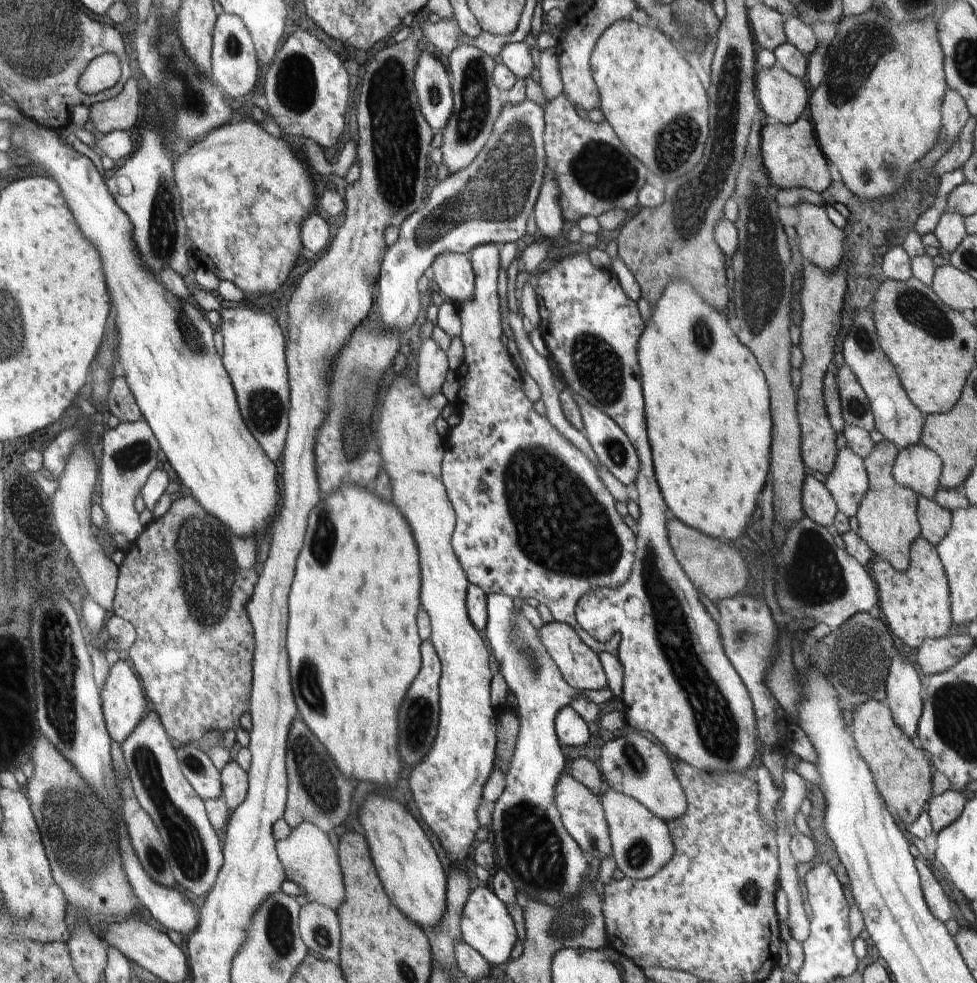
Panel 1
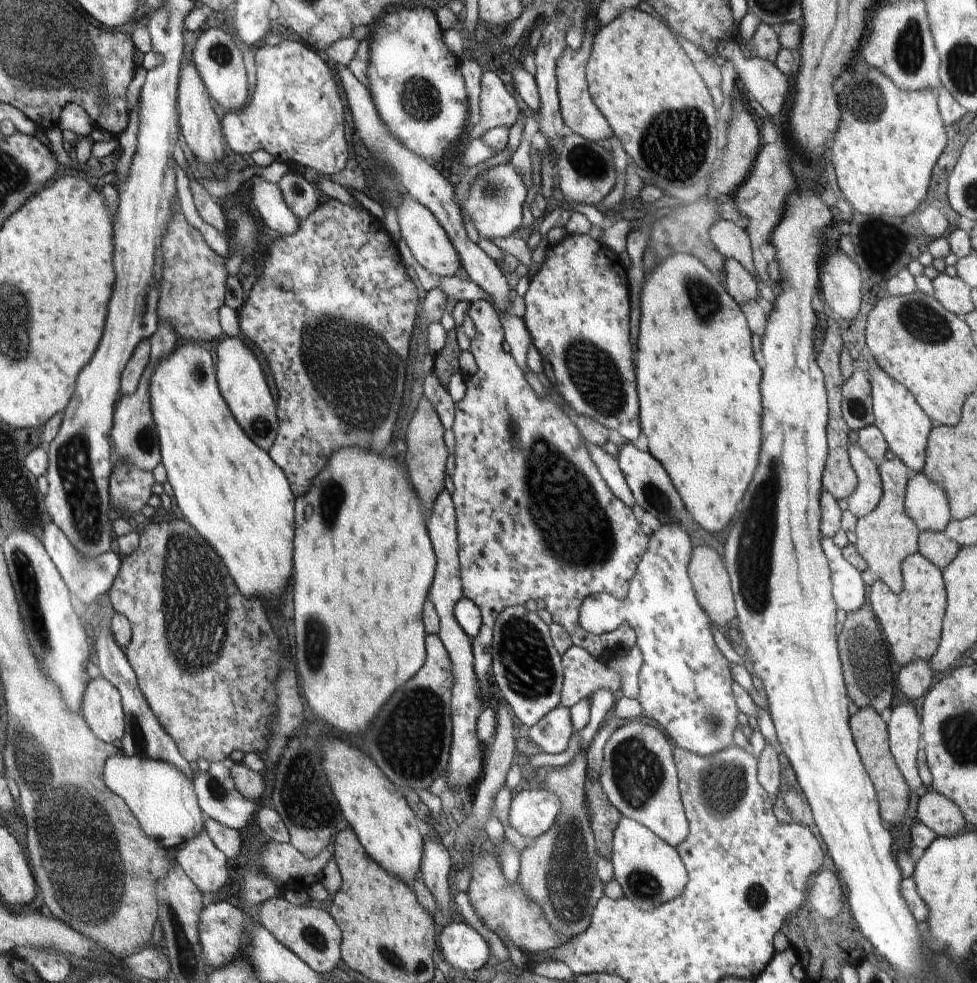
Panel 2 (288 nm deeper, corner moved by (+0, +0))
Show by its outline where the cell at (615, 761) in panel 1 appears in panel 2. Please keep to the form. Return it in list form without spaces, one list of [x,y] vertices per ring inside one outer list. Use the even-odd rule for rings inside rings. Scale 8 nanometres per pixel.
[[[639,722],[617,728],[603,748],[599,784],[621,816],[643,824],[665,844],[677,848],[687,838],[689,822],[681,804],[673,750],[661,730]]]

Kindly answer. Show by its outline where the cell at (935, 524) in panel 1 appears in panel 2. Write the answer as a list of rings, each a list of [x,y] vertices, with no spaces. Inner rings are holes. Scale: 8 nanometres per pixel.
[[[919,532],[919,554],[931,560],[939,570],[945,570],[957,556],[959,546],[951,542],[945,534]]]

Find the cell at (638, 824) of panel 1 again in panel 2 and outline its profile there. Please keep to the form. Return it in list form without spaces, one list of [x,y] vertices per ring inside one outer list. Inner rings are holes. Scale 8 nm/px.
[[[625,816],[619,818],[613,832],[613,850],[609,860],[613,864],[613,878],[623,890],[623,898],[631,900],[643,912],[651,912],[661,904],[679,898],[687,886],[687,870],[675,848],[665,844],[643,824]]]

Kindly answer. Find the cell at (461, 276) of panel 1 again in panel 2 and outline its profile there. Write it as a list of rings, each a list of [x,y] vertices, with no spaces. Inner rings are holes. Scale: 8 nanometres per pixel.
[[[401,194],[401,204],[397,206],[395,212],[397,212],[397,224],[399,224],[401,240],[409,248],[411,256],[415,258],[415,262],[419,266],[423,266],[427,272],[433,272],[433,276],[453,278],[453,274],[461,266],[461,260],[459,260],[457,252],[453,250],[453,246],[451,246],[445,230],[441,228],[441,224],[433,218],[433,214],[425,206],[421,206],[419,202],[415,202],[411,196],[407,196],[407,194]]]

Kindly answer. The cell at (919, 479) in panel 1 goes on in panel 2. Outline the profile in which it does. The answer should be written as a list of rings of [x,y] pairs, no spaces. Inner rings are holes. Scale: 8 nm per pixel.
[[[923,472],[915,474],[907,482],[903,502],[905,502],[905,514],[913,520],[919,532],[943,534],[943,530],[951,522],[945,492],[931,480],[927,480]]]

